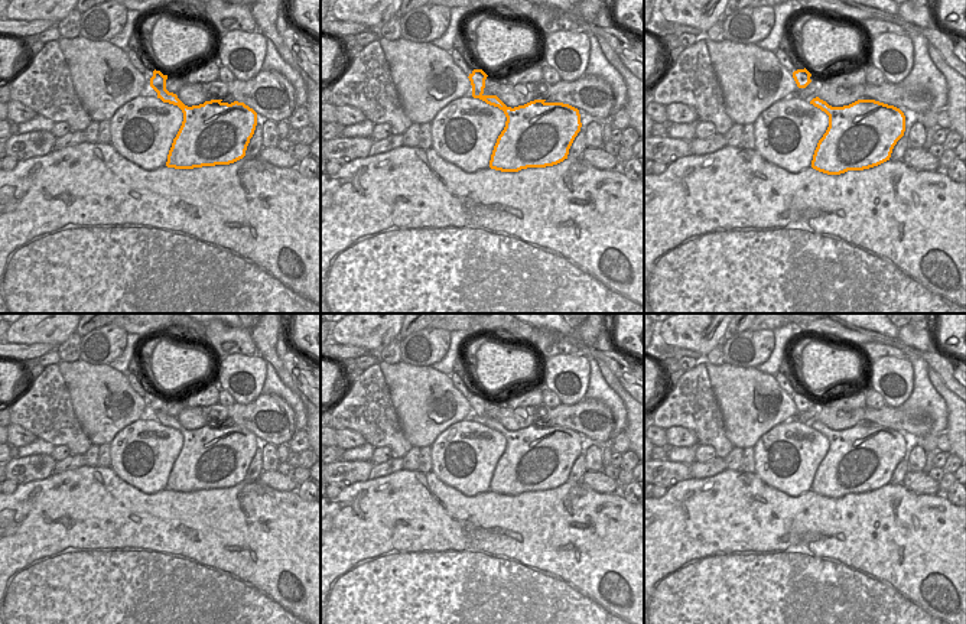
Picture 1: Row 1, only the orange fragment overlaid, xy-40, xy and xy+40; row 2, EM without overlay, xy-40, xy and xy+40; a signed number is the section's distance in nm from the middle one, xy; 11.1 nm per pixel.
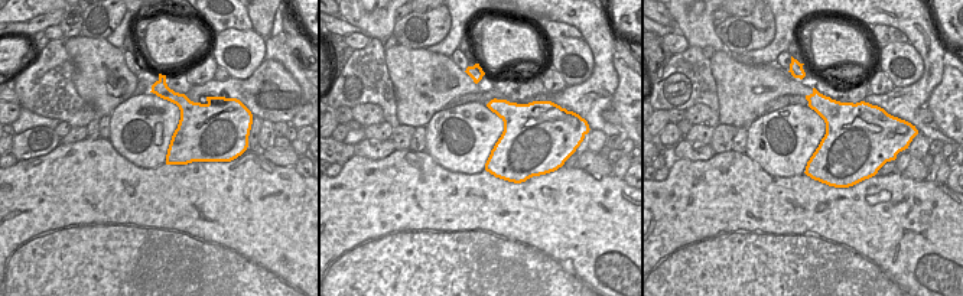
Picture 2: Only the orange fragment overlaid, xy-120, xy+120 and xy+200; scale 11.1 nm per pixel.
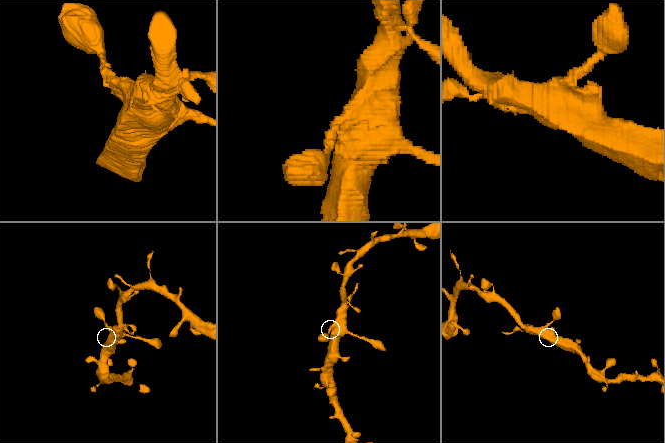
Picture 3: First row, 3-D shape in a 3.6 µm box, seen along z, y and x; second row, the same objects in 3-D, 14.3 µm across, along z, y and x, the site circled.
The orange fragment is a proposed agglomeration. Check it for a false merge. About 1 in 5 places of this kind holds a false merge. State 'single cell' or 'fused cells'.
single cell

